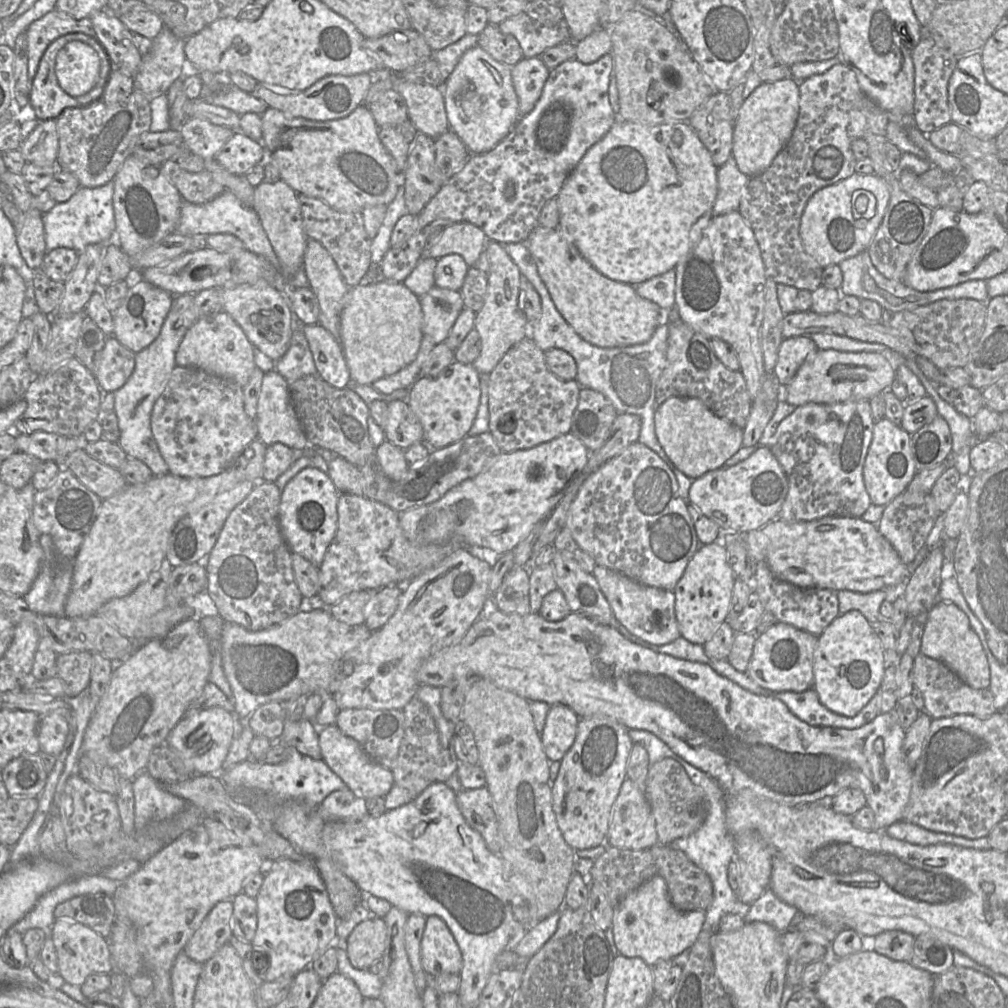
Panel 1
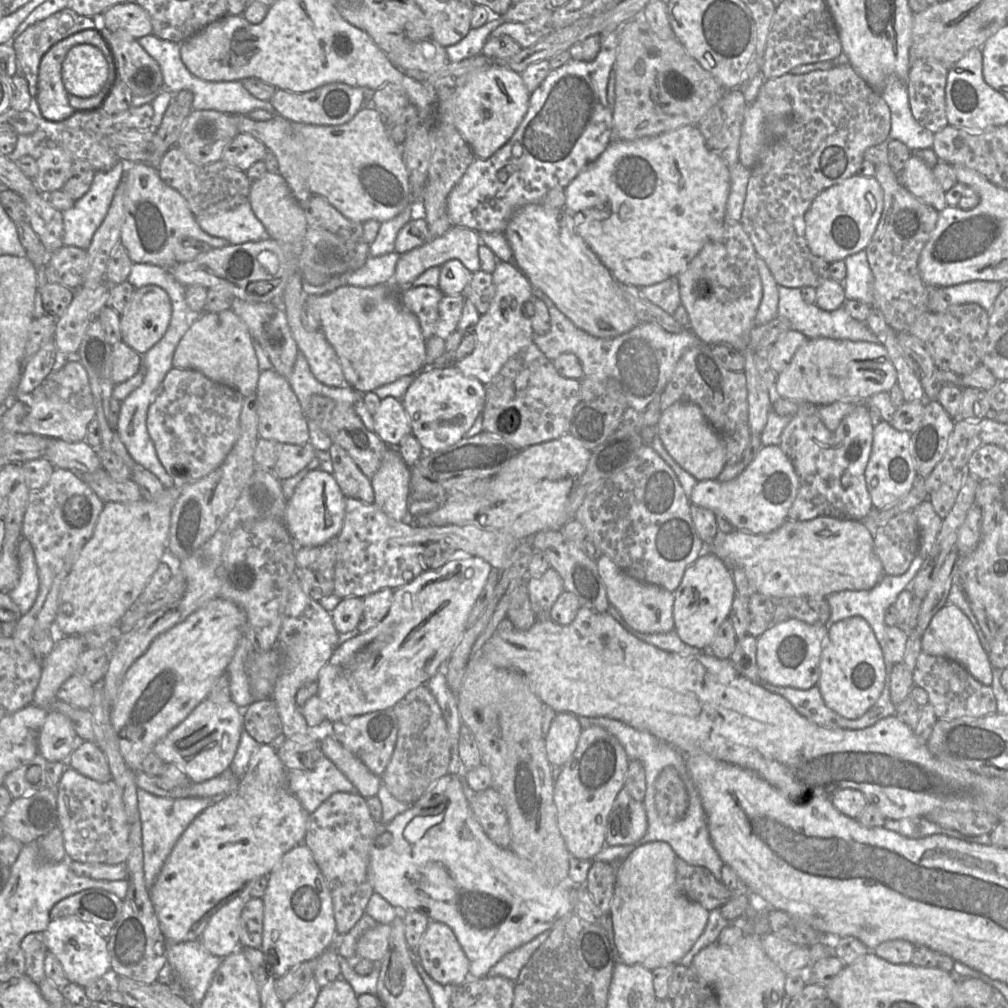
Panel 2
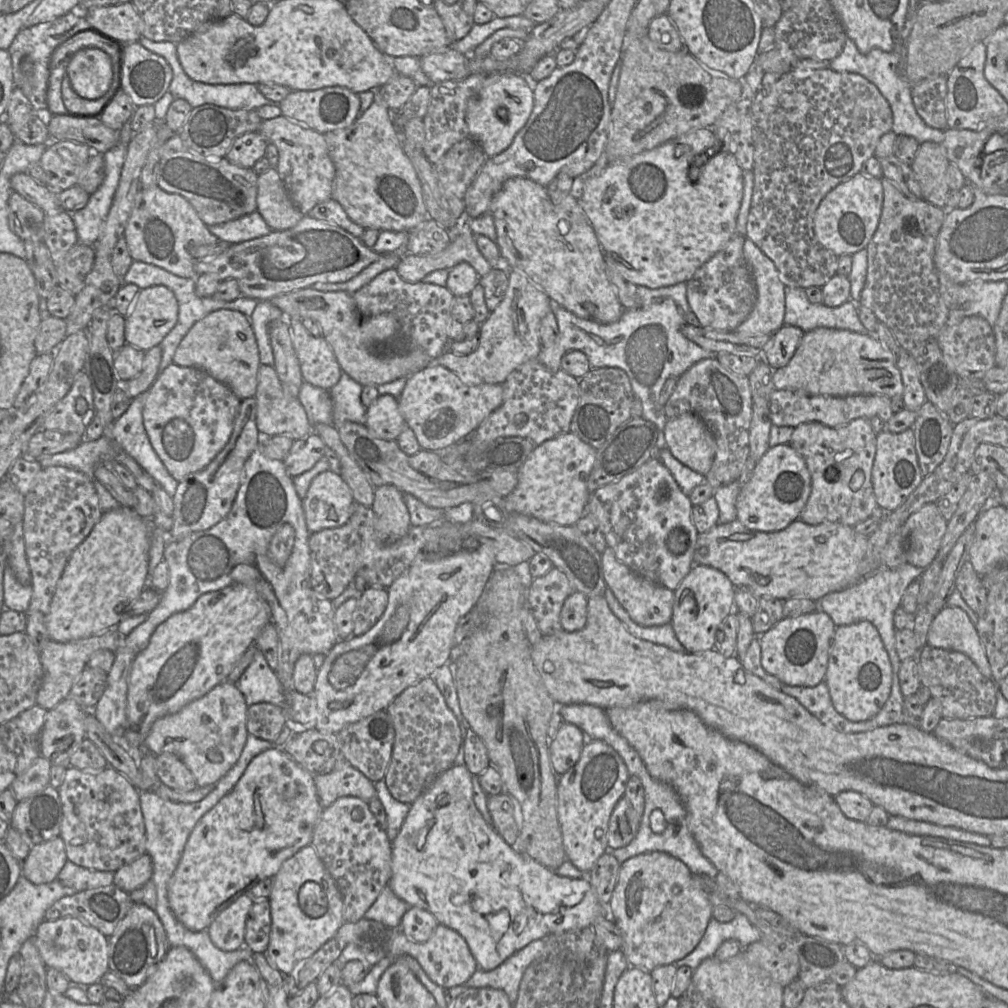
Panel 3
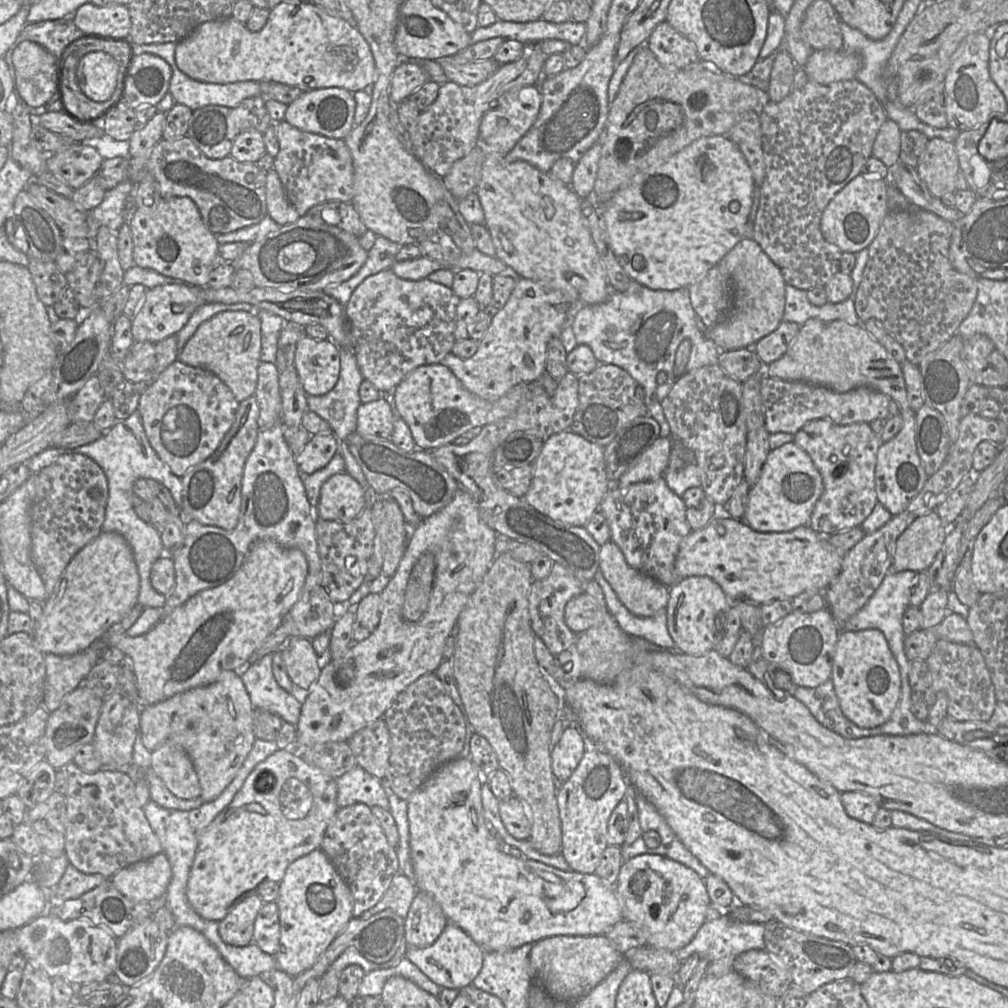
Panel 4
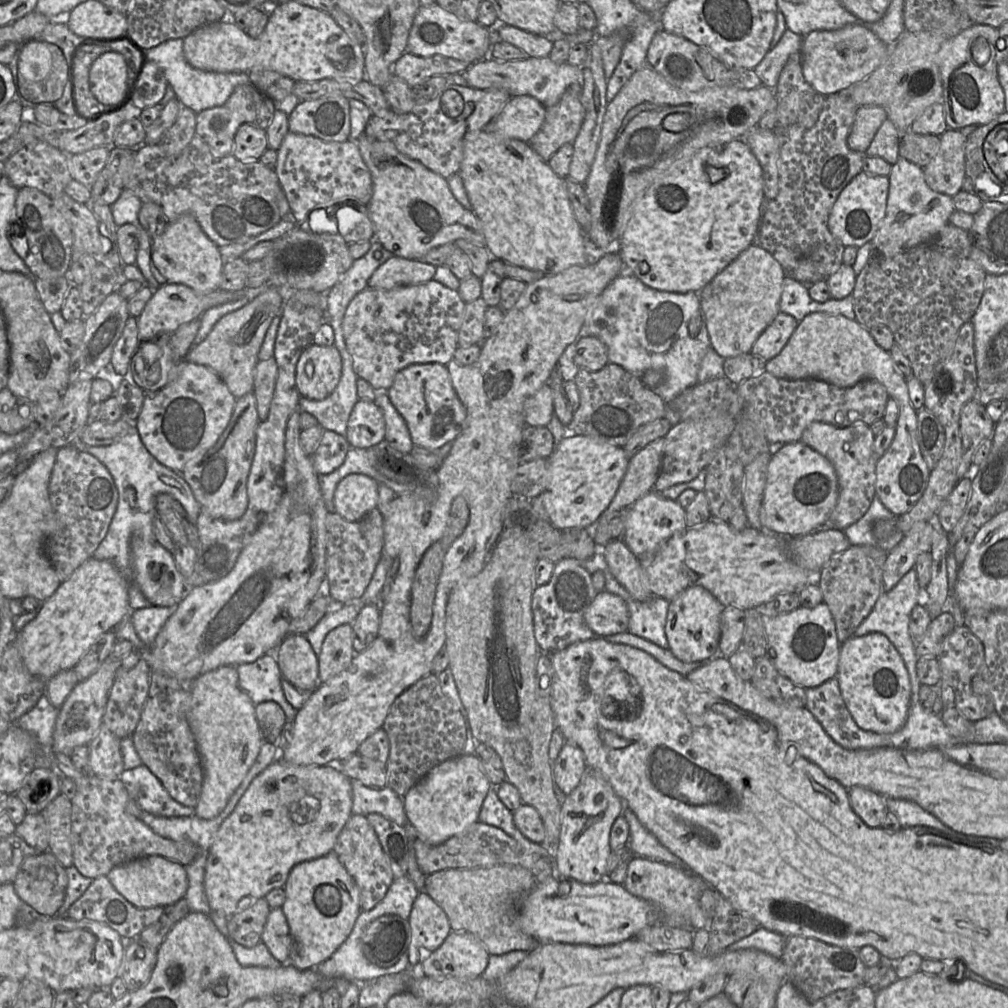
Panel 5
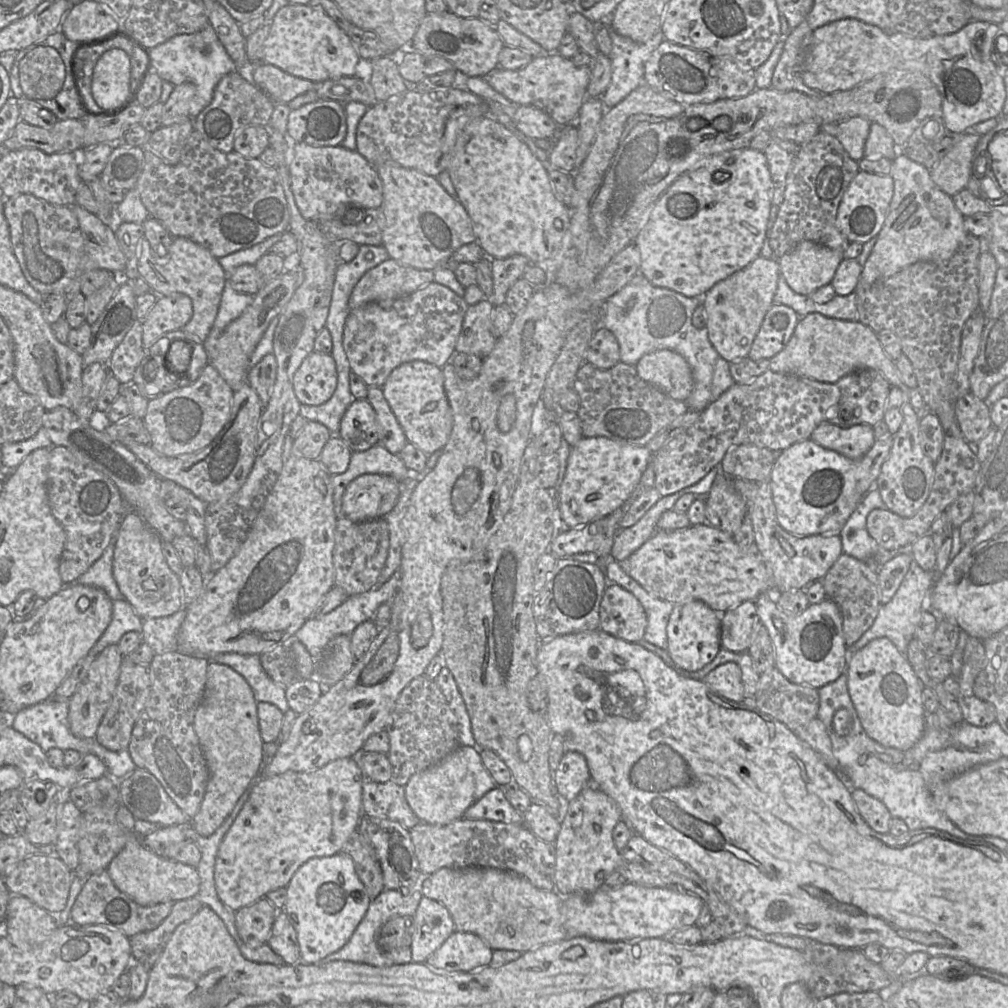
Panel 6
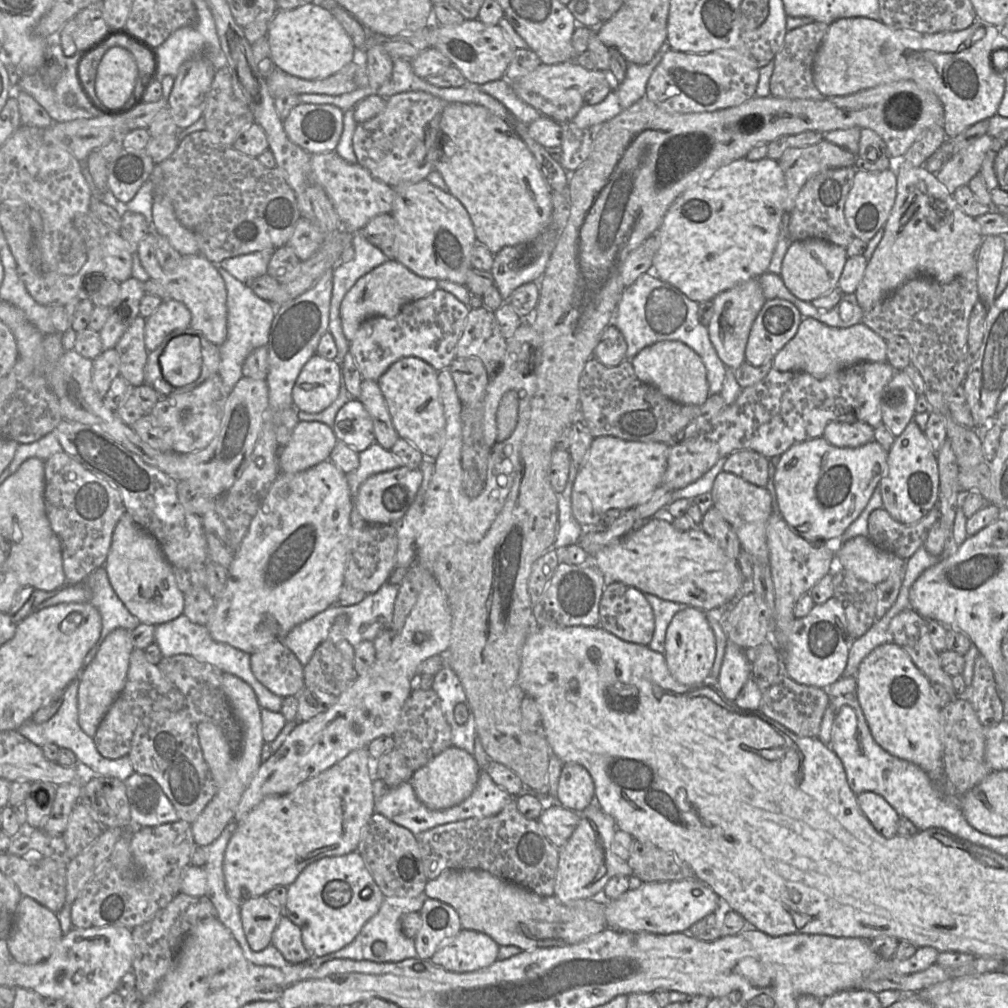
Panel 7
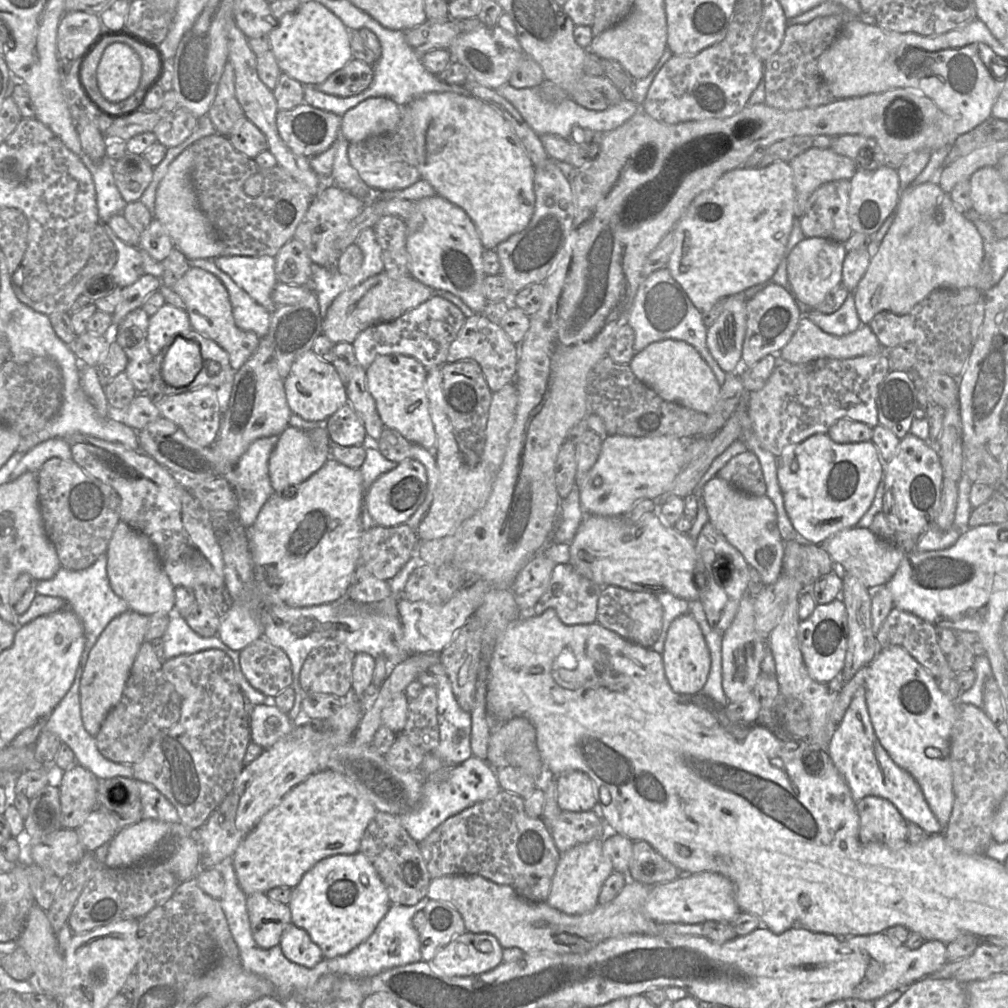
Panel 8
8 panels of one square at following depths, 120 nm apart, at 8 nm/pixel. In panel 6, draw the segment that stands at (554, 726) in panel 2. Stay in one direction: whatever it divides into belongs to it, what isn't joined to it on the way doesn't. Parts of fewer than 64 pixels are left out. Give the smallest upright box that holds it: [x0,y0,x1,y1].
[554,751,590,802]

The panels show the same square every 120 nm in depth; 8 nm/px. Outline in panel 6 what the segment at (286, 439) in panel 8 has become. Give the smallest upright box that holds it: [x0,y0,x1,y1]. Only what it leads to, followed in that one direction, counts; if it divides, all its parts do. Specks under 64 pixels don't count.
[293,421,332,460]

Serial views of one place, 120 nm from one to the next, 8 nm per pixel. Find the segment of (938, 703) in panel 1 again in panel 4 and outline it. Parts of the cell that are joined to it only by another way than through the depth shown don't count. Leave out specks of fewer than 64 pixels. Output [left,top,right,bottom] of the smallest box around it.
[926,640,996,721]

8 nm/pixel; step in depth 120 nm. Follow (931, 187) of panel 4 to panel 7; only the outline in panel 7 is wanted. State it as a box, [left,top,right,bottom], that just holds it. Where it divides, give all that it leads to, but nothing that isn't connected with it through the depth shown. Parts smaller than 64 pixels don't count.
[936,134,994,194]

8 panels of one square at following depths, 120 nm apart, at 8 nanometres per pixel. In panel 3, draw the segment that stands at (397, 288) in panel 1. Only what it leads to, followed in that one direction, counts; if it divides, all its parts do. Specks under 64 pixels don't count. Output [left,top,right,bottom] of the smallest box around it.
[270,288,433,386]

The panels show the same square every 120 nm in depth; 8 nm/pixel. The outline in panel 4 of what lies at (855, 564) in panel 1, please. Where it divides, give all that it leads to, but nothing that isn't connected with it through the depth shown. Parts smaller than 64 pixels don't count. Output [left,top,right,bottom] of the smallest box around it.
[674,505,844,605]

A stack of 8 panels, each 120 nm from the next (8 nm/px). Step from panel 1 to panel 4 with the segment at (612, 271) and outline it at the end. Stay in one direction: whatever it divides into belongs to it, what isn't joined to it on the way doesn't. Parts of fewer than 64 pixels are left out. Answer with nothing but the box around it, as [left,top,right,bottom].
[596,136,754,290]

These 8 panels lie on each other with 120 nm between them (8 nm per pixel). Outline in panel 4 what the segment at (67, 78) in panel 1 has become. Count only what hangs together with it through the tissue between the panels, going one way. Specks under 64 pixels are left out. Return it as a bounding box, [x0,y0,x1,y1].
[75,51,118,102]

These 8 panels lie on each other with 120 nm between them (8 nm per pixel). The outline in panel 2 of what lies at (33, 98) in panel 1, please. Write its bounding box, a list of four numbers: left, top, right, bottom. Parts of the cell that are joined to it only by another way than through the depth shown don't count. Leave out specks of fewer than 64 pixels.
[35,30,112,122]

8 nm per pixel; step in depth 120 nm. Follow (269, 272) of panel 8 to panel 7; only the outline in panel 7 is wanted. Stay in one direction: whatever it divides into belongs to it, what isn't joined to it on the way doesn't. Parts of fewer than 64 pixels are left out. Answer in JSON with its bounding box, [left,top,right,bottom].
[218,249,276,284]

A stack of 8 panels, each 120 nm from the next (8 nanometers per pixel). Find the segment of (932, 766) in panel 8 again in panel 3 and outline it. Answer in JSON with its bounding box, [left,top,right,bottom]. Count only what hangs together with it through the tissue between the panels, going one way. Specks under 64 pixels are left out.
[825,620,892,722]

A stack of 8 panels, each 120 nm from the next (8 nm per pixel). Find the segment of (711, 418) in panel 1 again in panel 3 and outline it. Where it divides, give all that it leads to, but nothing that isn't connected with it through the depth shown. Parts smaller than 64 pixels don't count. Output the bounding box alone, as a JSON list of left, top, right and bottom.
[664,413,716,475]

